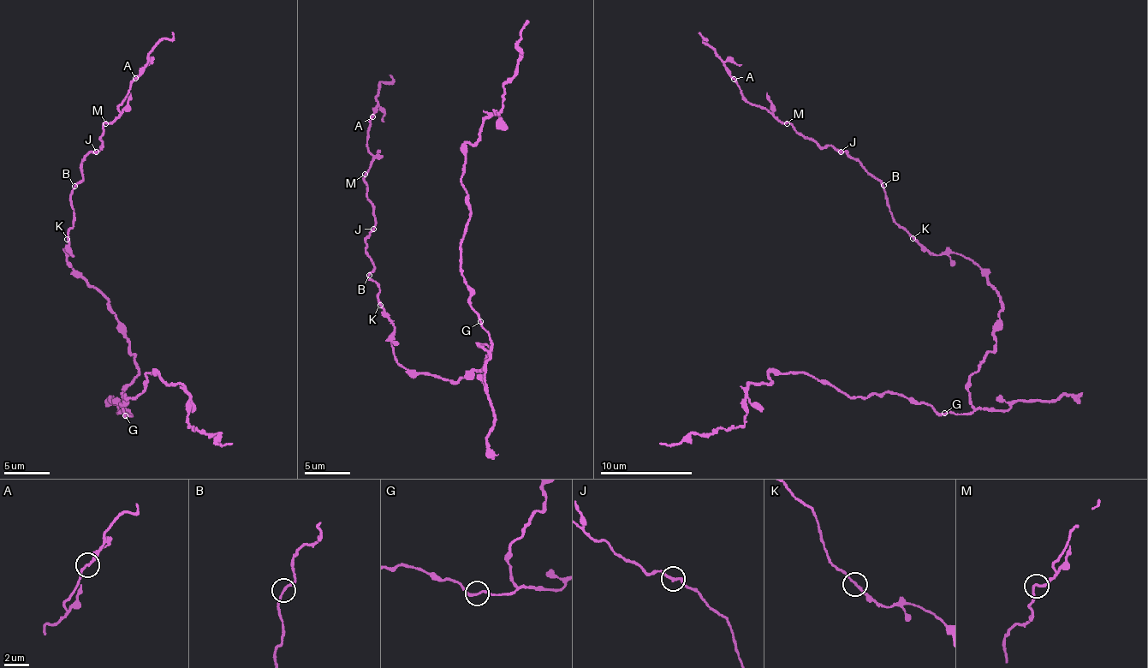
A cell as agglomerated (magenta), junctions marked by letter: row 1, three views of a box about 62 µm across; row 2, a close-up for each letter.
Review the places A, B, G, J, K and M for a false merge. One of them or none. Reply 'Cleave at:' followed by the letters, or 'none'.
Cleave at: none

